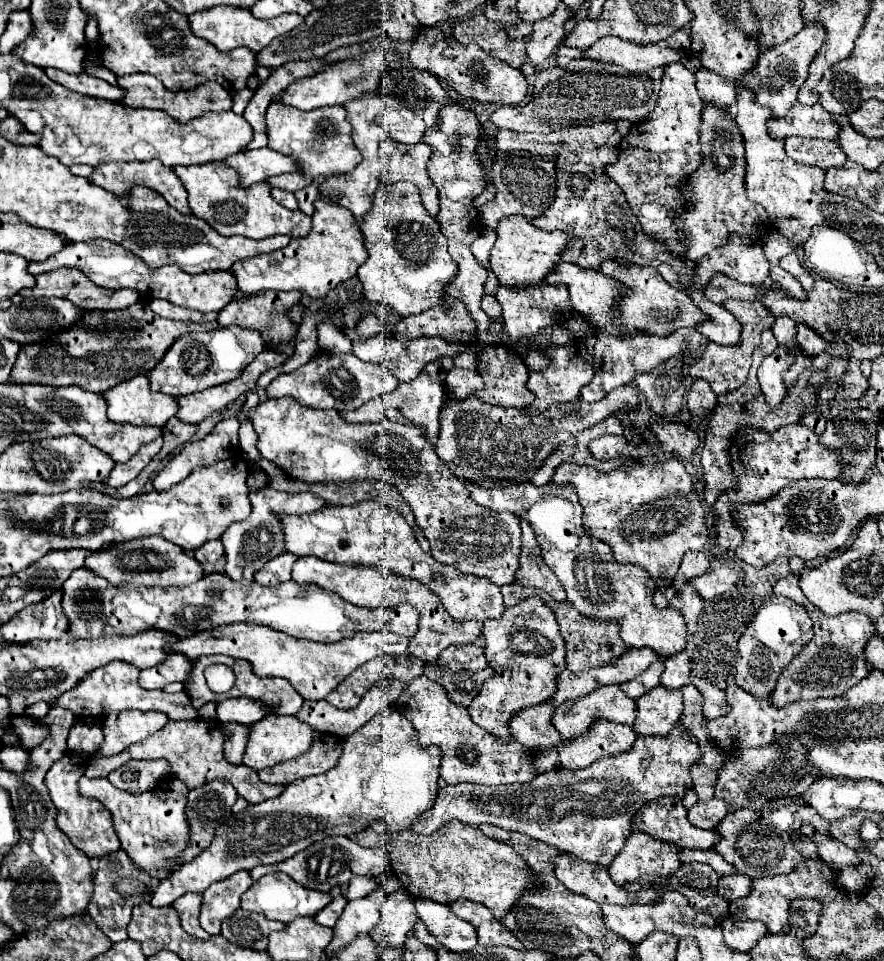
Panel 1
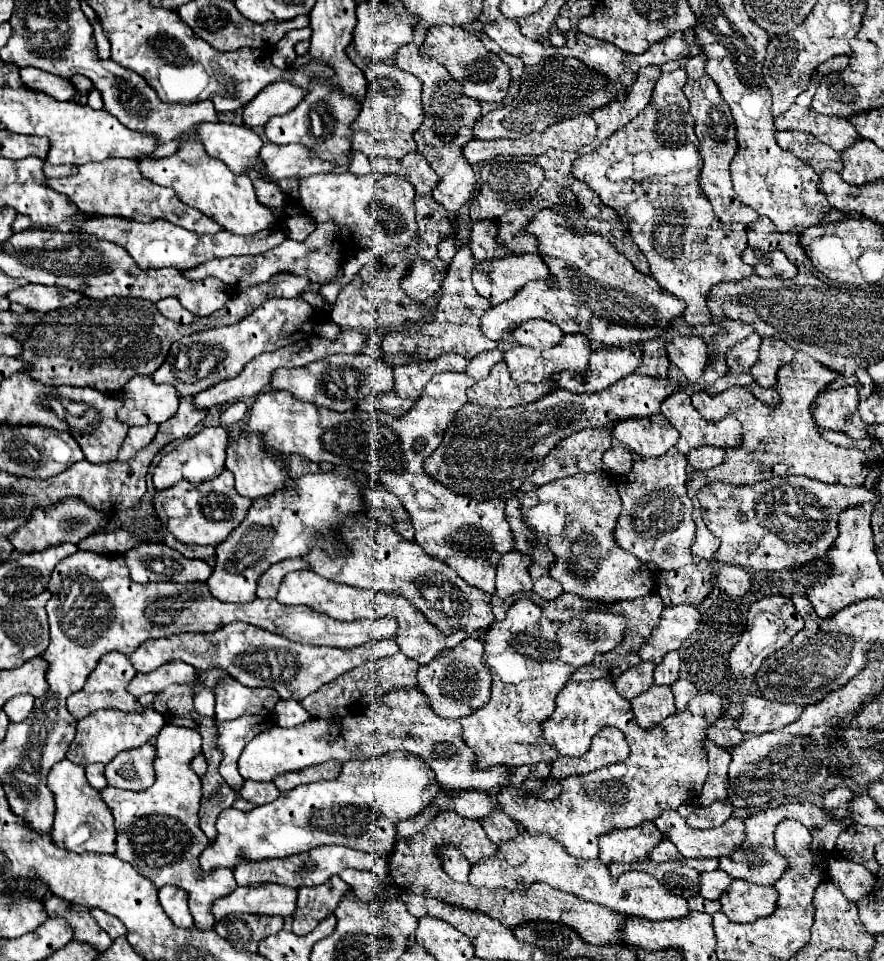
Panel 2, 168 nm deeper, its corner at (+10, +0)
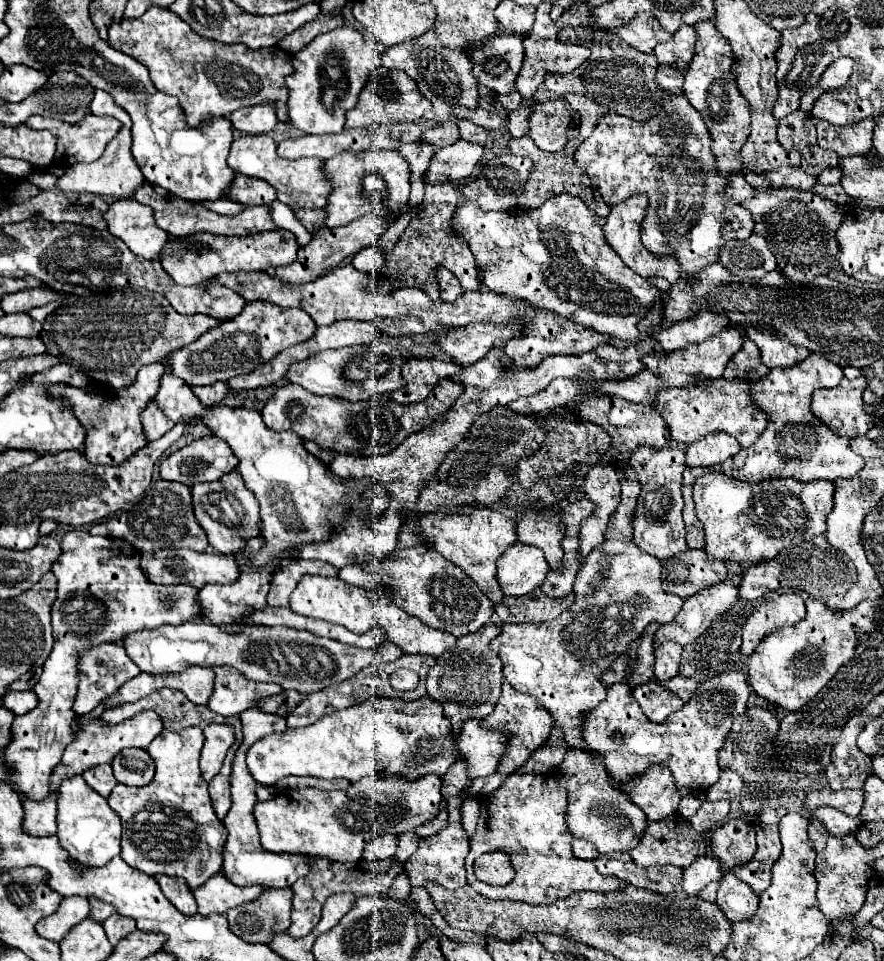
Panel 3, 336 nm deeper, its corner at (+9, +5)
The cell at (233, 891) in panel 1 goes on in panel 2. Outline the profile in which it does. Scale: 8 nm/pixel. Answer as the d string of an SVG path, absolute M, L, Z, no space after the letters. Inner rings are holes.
M167 724L155 740L155 784L143 792L119 790L107 786L101 790L105 804L115 816L117 852L115 856L133 864L133 868L149 878L155 888L175 884L188 894L188 905L195 926L201 930L213 928L211 916L213 900L231 894L237 884L233 870L215 868L201 872L199 856L211 844L199 828L201 778L191 770L191 760L201 754L201 736L197 730Z

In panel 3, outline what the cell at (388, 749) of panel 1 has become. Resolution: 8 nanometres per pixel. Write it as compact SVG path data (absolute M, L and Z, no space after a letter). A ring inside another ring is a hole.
M378 775L354 781L342 791L304 787L276 793L268 801L256 803L254 819L260 833L260 845L266 851L306 853L314 857L330 857L340 863L356 863L362 859L364 847L376 839L376 835L416 831L422 823L434 819L440 799L442 779L436 775L424 775L420 779Z

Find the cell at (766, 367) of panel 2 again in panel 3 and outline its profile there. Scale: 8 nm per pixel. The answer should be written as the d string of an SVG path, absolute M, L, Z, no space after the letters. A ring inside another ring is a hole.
M748 327L746 333L758 345L762 363L766 367L790 367L790 365L800 363L800 359L802 359L800 349L804 349L804 347L790 345L788 341L784 341L780 337L762 333L762 331L752 329L752 327Z

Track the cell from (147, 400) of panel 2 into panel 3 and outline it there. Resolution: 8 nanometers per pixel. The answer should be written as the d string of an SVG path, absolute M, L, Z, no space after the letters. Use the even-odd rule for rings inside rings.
M170 373L160 377L160 391L152 401L172 421L182 417L194 421L202 417L202 423L208 425L214 435L222 437L238 457L238 471L242 473L246 487L260 501L262 535L266 539L262 551L252 557L252 567L266 565L272 557L290 547L324 541L328 537L326 523L342 523L346 509L354 509L362 519L372 521L372 517L380 517L384 507L388 507L388 491L384 485L346 479L338 481L336 477L330 477L326 465L304 449L302 439L294 435L294 431L278 433L268 429L260 413L254 409L232 409L226 405L200 407L192 389L180 377Z

